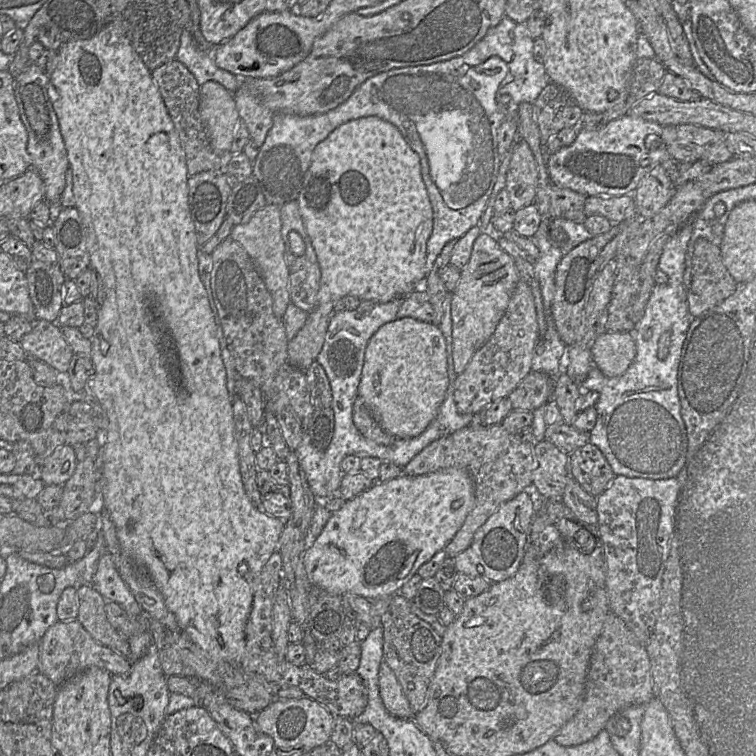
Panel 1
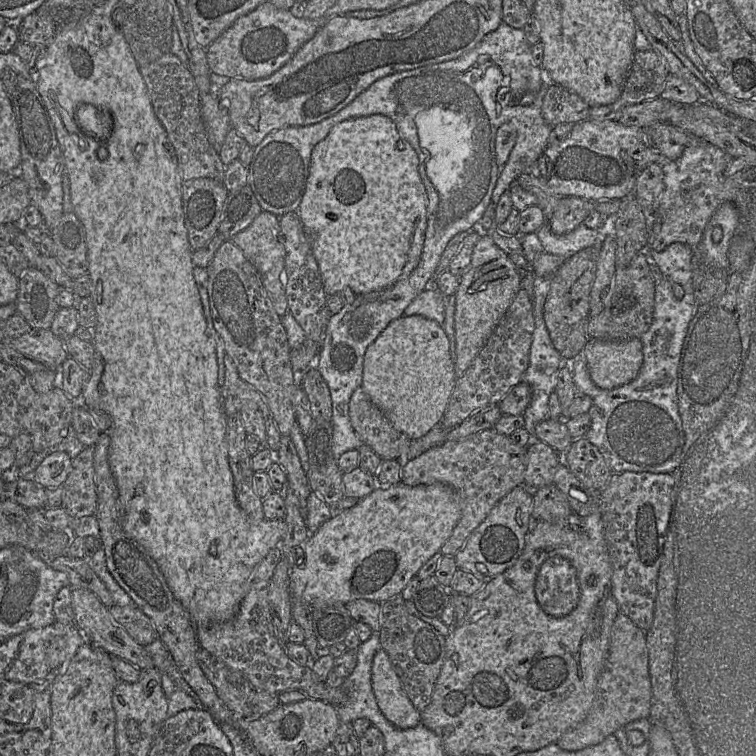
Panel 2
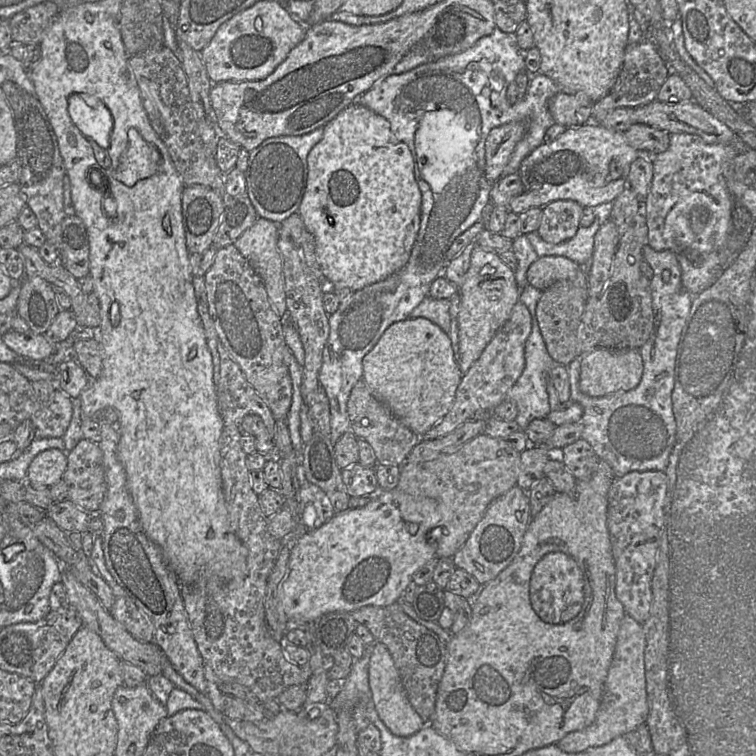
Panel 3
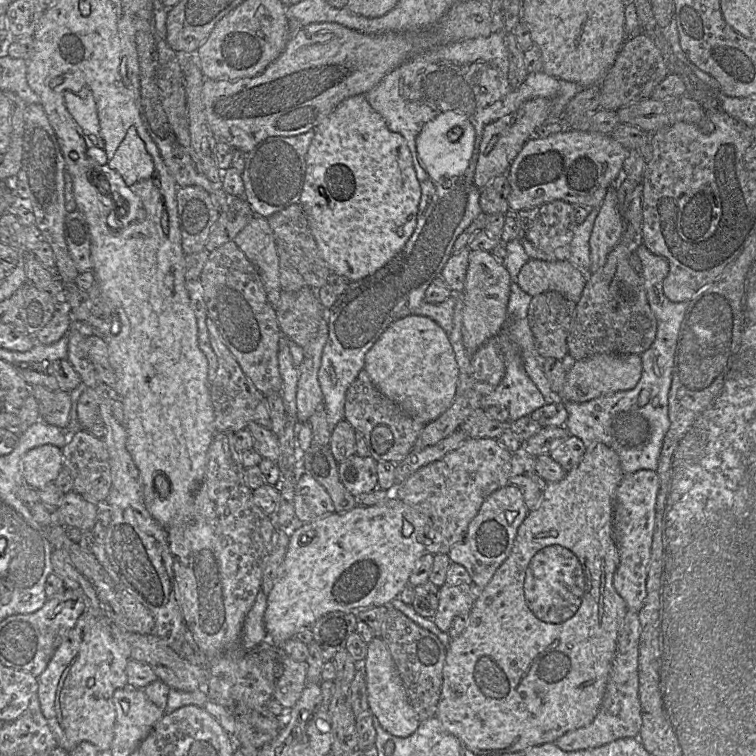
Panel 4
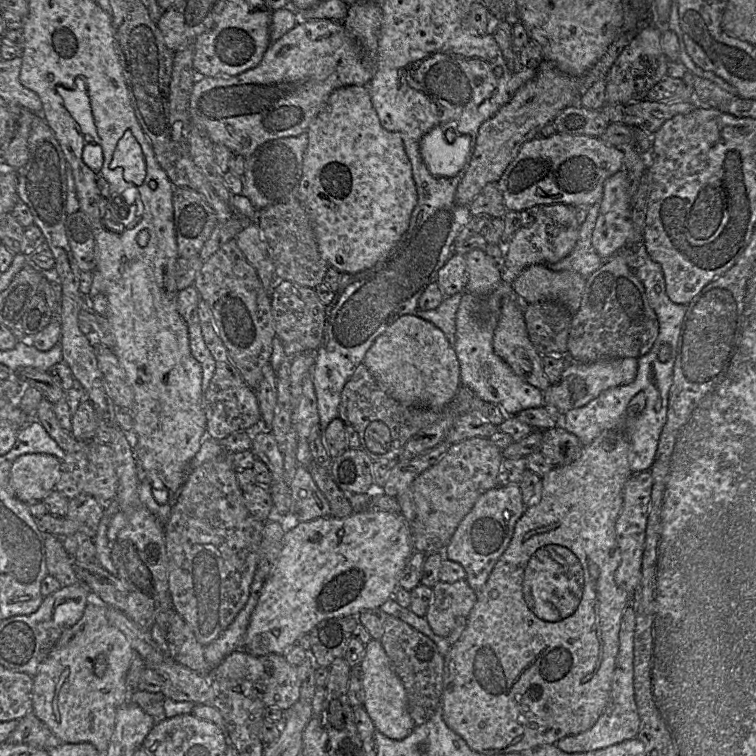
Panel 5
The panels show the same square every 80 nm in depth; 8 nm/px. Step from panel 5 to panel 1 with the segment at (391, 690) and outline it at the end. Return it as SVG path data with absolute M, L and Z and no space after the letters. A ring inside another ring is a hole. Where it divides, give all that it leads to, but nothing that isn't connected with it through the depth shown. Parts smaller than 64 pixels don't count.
M384 660L379 666L379 694L387 711L395 717L414 719L413 712L395 673Z

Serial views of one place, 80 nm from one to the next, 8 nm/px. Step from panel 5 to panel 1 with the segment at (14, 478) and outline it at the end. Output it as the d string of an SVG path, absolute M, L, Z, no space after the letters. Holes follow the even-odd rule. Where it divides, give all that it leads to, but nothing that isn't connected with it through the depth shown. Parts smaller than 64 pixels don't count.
M65 444L45 460L37 475L45 485L64 485L74 474L78 462L73 447Z

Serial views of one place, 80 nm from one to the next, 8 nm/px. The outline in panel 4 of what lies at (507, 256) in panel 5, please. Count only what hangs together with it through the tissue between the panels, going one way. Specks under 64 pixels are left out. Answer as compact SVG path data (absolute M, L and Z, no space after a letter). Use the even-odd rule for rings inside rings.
M562 200L541 205L535 224L523 236L544 252L552 252L569 244L578 226L575 207Z

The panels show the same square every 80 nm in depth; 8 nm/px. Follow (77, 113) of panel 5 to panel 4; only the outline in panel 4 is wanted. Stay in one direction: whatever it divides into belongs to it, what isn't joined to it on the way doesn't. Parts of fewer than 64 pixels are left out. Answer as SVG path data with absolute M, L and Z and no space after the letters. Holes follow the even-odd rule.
M87 87L79 92L65 91L65 106L75 122L80 126L90 141L104 149L104 142L100 136L99 118L95 99Z

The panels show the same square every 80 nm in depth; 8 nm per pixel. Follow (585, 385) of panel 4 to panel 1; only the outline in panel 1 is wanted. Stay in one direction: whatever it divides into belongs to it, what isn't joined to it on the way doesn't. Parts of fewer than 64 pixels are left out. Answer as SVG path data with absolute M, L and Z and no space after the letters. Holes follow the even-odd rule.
M605 332L592 344L593 364L606 377L624 374L636 356L636 343L632 333Z

